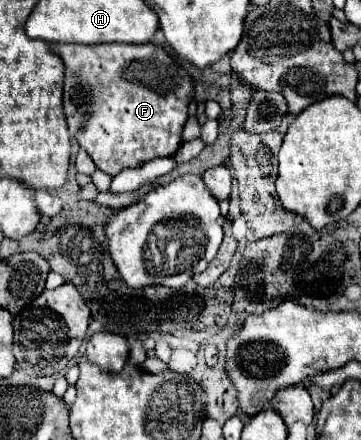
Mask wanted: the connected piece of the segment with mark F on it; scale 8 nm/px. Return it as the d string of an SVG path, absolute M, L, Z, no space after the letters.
M148 42L146 46L56 46L56 54L66 66L68 130L100 170L116 176L122 168L176 152L194 88L188 72L166 50Z

